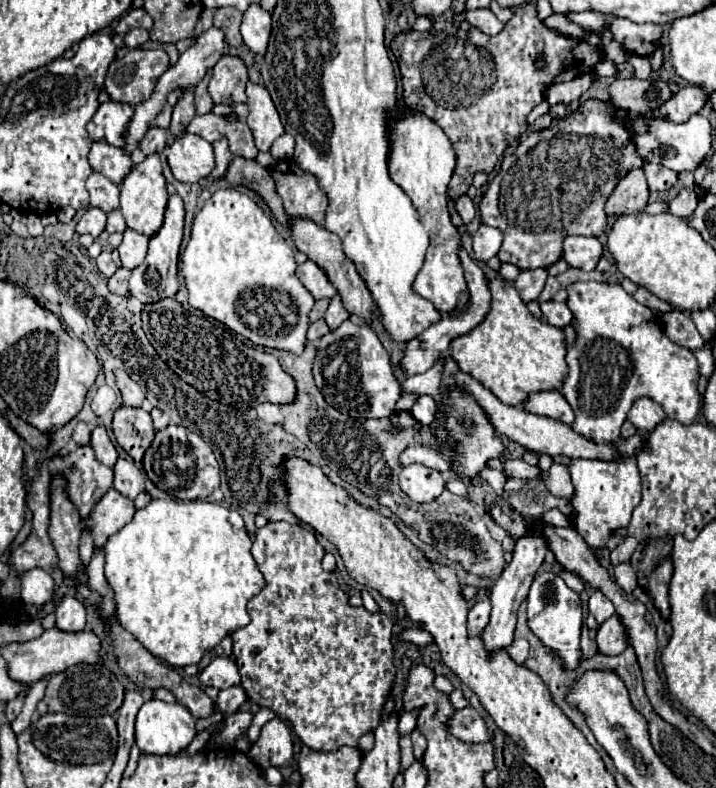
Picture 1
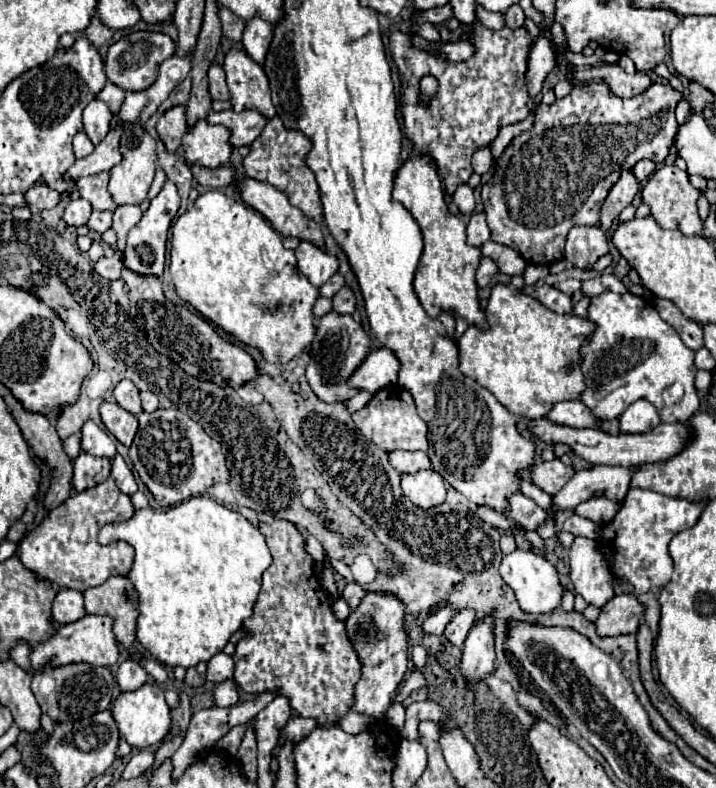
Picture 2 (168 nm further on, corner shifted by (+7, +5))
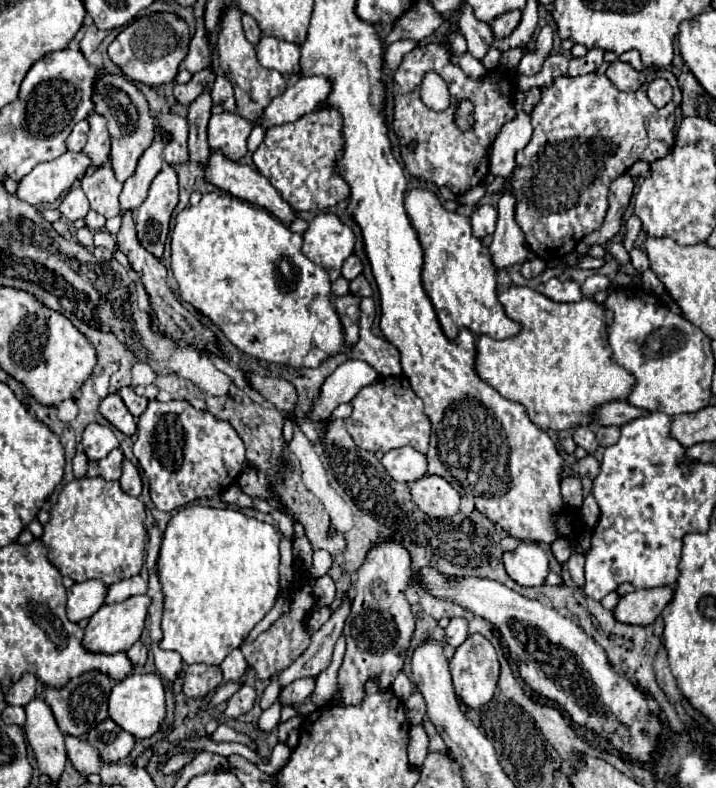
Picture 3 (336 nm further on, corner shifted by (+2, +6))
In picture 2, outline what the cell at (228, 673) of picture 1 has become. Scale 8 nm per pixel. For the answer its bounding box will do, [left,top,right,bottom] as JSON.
[206,653,234,683]

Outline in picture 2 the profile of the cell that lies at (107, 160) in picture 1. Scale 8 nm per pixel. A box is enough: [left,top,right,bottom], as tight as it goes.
[74,133,94,157]

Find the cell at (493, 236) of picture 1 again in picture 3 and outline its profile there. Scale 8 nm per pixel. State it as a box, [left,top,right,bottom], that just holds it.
[471,204,497,238]

